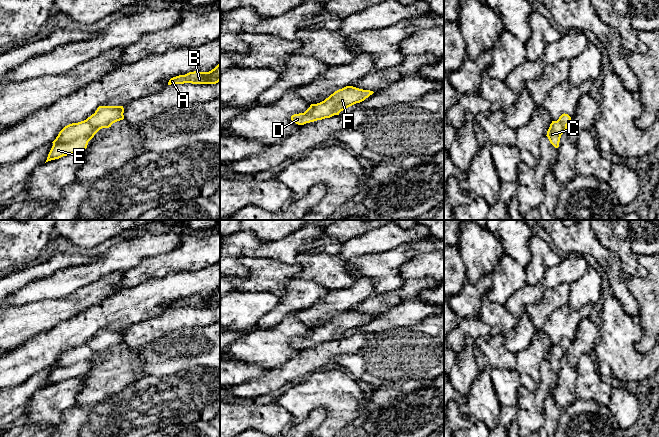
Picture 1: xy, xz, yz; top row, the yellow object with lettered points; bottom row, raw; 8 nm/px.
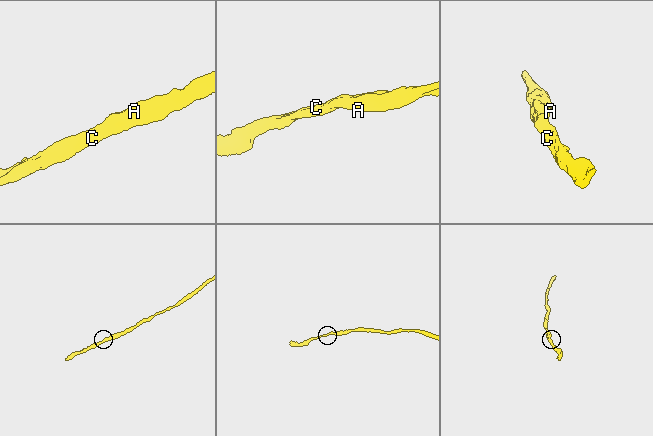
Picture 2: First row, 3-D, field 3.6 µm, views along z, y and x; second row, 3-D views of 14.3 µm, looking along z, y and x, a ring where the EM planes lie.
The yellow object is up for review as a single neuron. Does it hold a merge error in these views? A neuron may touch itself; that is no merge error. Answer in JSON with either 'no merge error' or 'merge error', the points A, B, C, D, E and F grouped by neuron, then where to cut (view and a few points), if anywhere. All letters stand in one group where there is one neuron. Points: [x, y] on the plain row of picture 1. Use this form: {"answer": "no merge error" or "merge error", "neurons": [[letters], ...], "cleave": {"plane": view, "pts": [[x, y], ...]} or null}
{"answer": "no merge error", "neurons": [["A", "B", "C", "D", "E", "F"]], "cleave": null}

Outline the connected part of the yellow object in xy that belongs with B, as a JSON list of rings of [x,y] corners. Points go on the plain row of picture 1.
[[[220,288],[209,296],[189,296],[185,299],[179,299],[169,304],[168,309],[171,308],[216,308],[220,305]]]

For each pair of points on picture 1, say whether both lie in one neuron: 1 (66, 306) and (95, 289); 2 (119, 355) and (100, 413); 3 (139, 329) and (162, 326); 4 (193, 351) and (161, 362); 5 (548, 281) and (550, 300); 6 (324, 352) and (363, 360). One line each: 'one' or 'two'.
1: one
2: two
3: one
4: one
5: two
6: two

